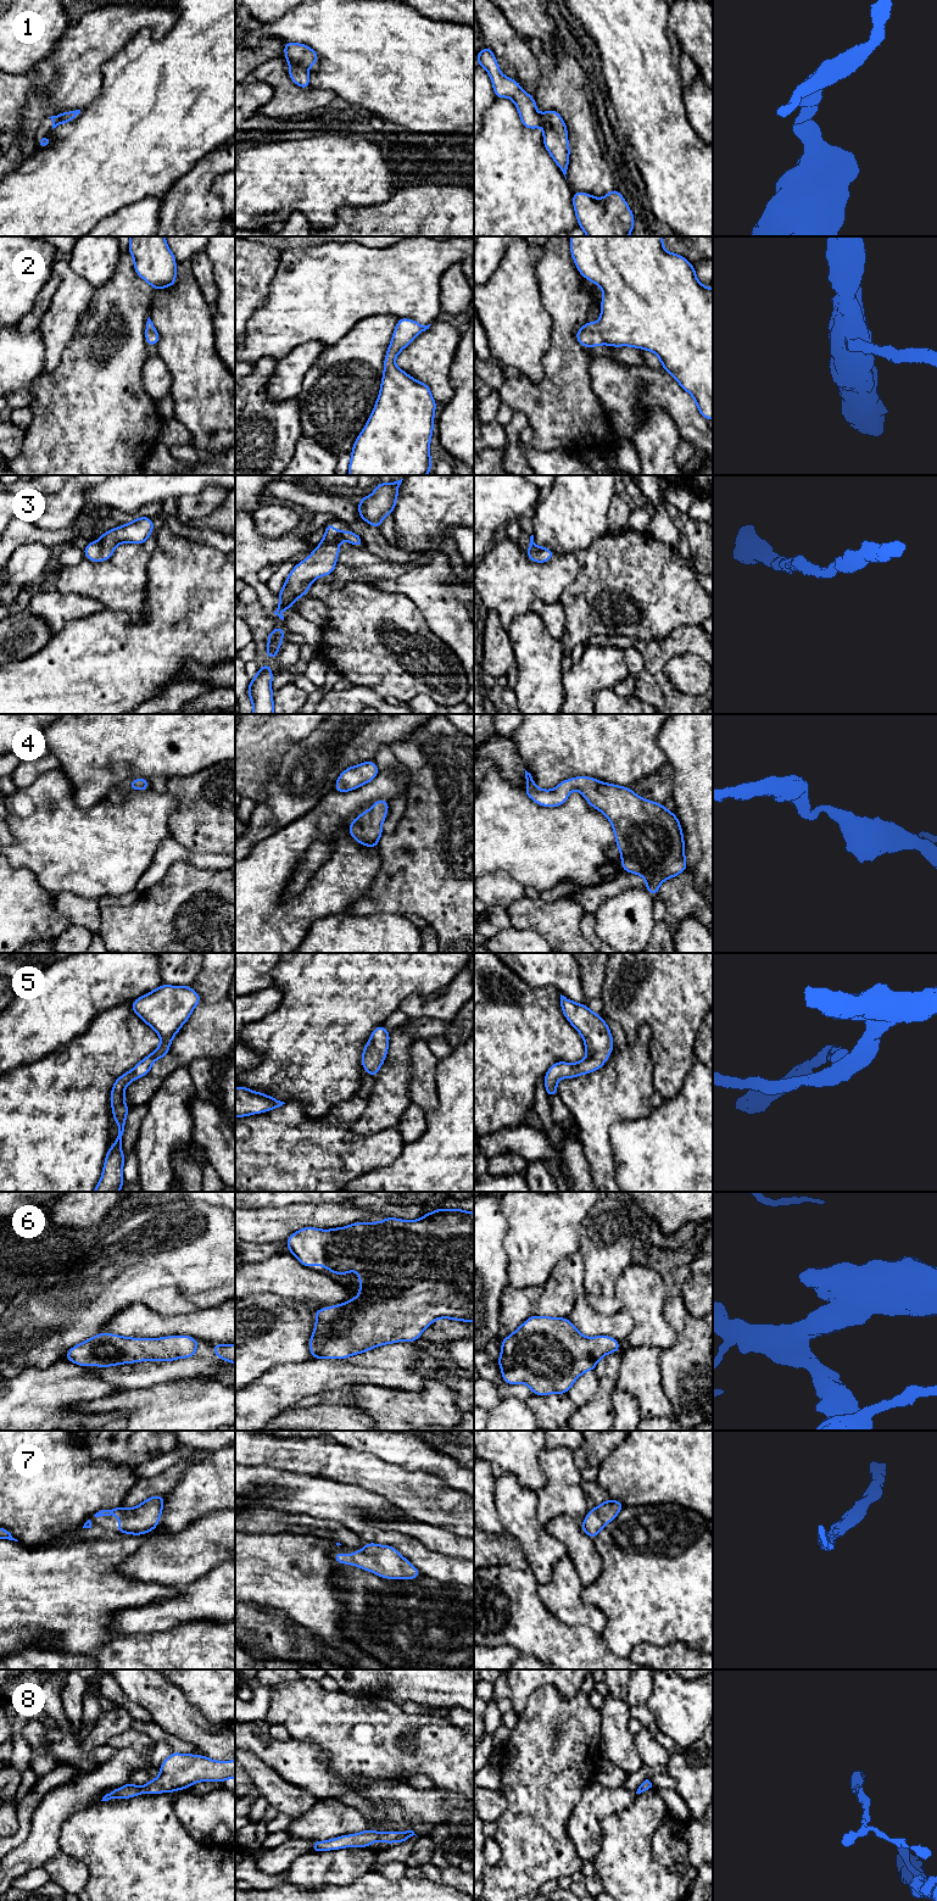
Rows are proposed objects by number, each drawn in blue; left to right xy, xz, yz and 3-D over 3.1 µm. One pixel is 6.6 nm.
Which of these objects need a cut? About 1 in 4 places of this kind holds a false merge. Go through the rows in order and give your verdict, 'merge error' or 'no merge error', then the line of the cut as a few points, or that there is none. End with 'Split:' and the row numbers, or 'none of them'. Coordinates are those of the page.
1: no merge error | no cut
2: no merge error | no cut
3: no merge error | no cut
4: no merge error | no cut
5: no merge error | no cut
6: no merge error | no cut
7: no merge error | no cut
8: no merge error | no cut
Split: none of them

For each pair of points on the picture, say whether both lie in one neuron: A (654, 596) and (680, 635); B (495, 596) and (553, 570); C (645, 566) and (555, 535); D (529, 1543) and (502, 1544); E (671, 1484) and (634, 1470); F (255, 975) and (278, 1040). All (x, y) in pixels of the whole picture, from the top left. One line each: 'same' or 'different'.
A: different
B: same
C: different
D: different
E: same
F: different

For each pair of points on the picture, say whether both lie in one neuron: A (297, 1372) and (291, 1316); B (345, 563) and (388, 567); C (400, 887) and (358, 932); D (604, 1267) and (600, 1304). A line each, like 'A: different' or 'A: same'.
A: different
B: same
C: different
D: same

